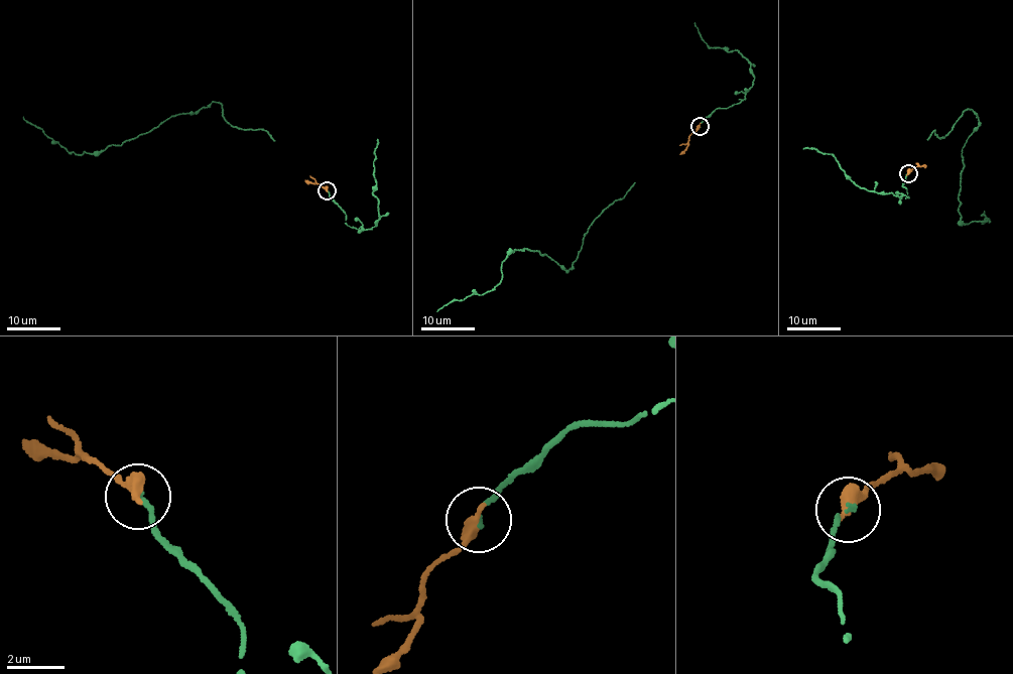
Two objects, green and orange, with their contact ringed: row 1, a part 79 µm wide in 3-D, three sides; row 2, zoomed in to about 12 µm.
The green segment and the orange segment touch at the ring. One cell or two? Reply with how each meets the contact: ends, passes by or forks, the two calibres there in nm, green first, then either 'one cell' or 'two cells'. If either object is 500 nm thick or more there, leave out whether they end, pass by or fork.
green ends there; orange ends there; 110 nm thick on the green side, 480 nm on the other; one cell

